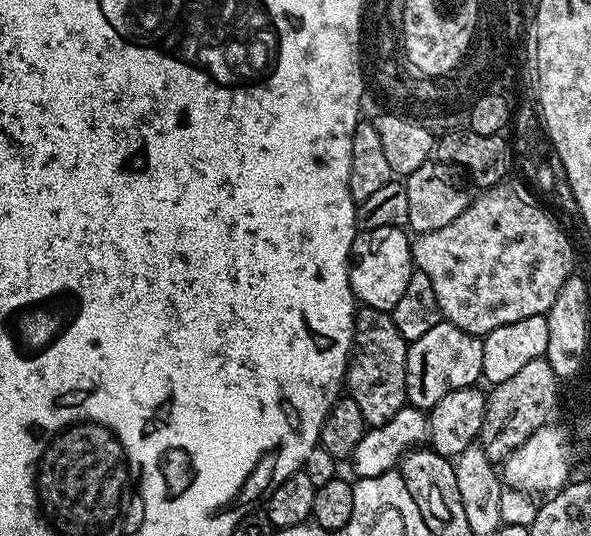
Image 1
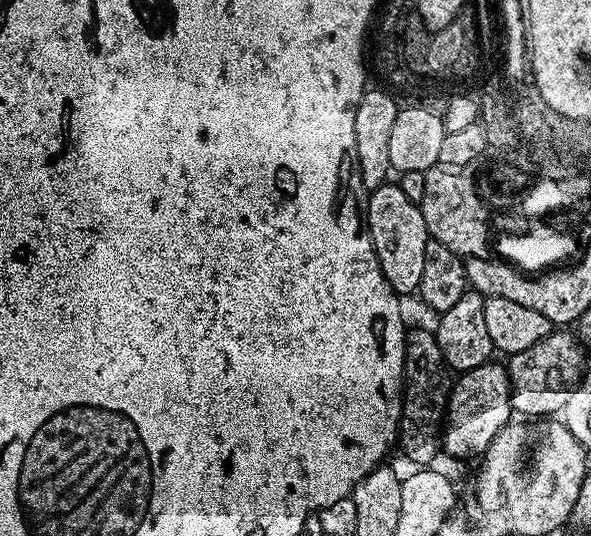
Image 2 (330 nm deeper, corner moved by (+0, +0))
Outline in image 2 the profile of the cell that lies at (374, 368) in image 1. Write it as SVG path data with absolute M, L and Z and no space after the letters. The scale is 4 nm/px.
M409 327L404 334L404 379L406 381L402 393L402 415L398 433L398 449L412 466L428 466L436 455L442 452L442 421L448 411L450 395L450 369L442 358L442 346L438 346L438 338L431 327Z

